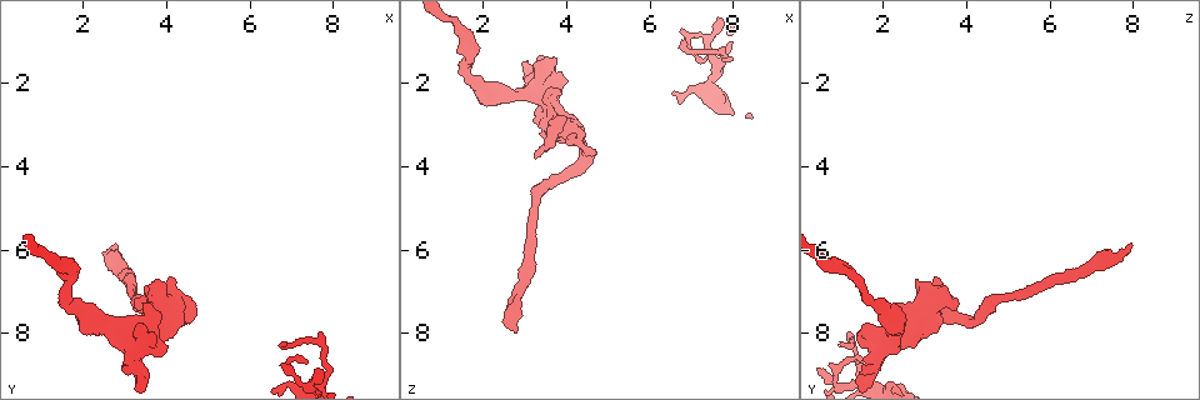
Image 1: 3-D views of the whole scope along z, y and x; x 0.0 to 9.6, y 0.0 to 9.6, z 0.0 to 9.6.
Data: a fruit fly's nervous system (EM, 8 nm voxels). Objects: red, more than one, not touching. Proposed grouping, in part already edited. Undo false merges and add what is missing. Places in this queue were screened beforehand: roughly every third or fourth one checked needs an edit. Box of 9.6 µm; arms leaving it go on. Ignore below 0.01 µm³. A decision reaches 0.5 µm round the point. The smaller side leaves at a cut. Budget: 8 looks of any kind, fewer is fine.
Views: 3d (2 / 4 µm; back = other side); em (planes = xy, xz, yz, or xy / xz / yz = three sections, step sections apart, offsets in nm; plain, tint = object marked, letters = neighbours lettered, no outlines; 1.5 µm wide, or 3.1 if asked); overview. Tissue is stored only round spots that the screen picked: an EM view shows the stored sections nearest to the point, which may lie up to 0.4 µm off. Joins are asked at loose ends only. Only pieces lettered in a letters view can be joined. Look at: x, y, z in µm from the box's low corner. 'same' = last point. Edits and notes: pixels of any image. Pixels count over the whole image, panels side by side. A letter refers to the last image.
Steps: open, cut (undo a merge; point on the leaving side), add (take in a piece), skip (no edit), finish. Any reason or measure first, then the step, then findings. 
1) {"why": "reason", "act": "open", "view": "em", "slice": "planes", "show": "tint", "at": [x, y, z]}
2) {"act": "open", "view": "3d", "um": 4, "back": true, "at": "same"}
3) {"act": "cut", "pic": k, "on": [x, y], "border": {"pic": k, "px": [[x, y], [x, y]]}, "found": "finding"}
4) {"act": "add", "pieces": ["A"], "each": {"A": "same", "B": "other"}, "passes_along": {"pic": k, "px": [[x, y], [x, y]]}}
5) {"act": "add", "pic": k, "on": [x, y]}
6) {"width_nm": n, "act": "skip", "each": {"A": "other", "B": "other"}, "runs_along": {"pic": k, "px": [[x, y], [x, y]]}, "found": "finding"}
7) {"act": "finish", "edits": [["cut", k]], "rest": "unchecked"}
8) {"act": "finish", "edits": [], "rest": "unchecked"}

{"why": "stops while still wide", "act": "open", "view": "em", "slice": "planes", "show": "letters", "at": [4.75, 7.30, 3.75]}

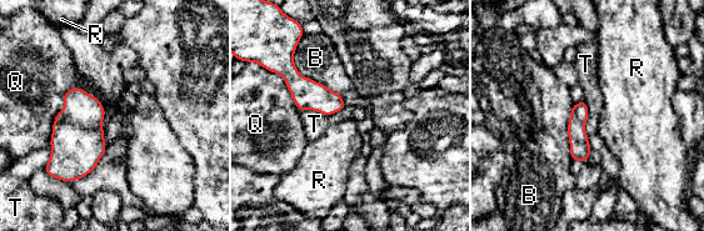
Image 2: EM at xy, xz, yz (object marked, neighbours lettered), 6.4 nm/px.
{"act": "skip", "each": {"B": "other", "Q": "other", "R": "other", "T": "other"}, "found": "none of them fits"}

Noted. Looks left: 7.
{"why": "branch stops here", "act": "open", "view": "em", "slice": "planes", "show": "letters", "at": [2.60, 8.25, 2.40]}

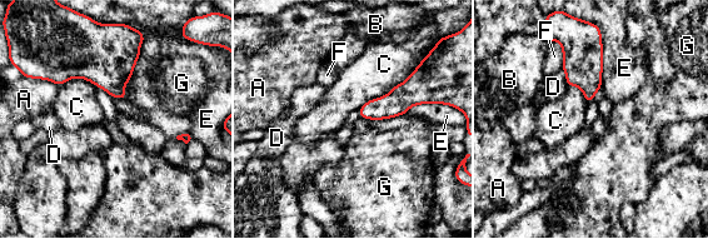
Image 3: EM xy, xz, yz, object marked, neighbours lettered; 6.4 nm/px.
{"act": "skip", "each": {"A": "other", "B": "other", "C": "other", "D": "other", "E": "other", "F": "other", "G": "other"}, "found": "no lettered piece goes on from it"}

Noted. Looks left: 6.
{"why": "an open end", "act": "open", "view": "em", "slice": "yz", "step": 4, "show": "letters", "at": [6.80, 8.20, 0.95]}

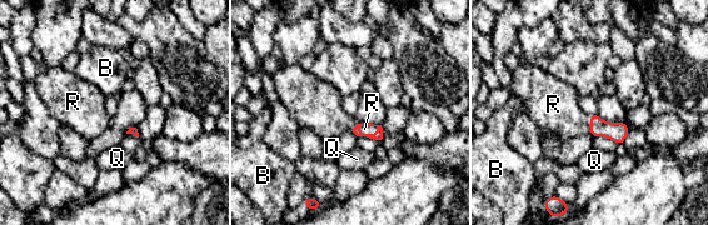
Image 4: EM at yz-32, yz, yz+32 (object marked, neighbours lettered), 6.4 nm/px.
{"longest_contact_nm": ["R", 130], "act": "add", "pieces": ["R"], "each": {"B": "other", "Q": "other", "R": "same"}, "passes_along": {"pic": 4, "px": [[379, 135], [368, 134], [364, 129]]}, "found": "the neuron continues"}

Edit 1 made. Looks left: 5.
{"act": "finish", "edits": [["add", 4]], "rest": "unchecked"}

